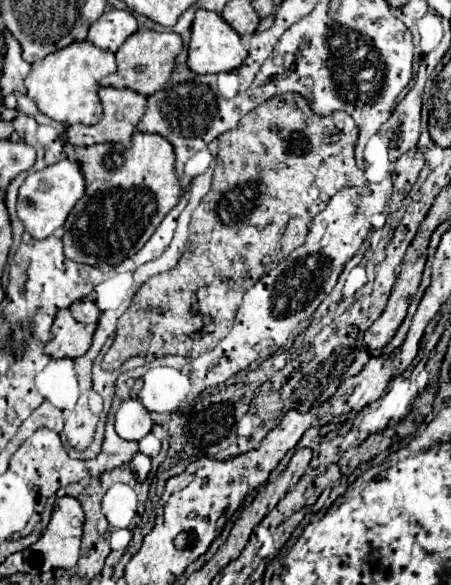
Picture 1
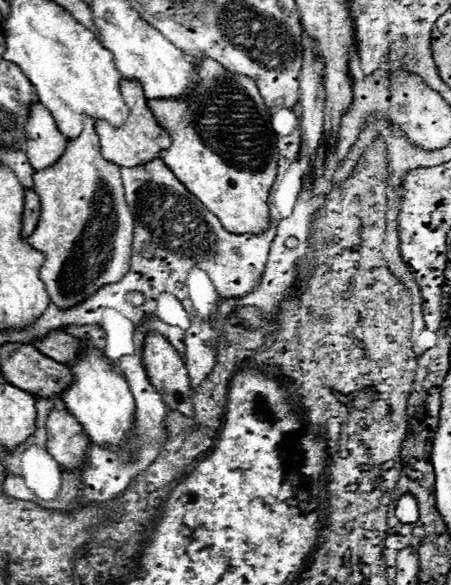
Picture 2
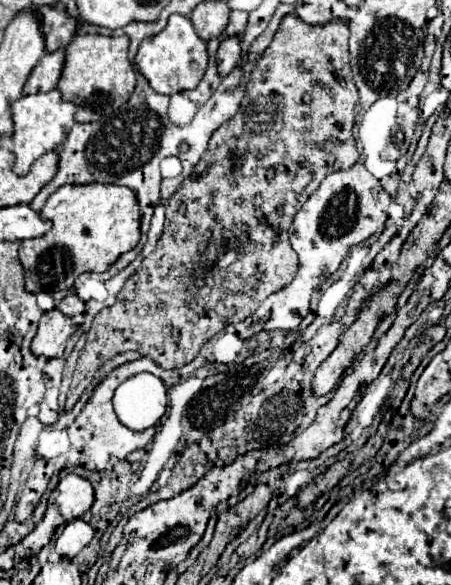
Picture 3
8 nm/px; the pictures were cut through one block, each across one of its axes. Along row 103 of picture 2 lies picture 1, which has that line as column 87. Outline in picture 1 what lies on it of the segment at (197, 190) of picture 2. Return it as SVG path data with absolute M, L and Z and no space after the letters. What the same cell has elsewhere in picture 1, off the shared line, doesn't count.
M136 132L132 136L130 148L120 148L118 144L96 144L90 148L82 148L64 142L64 152L70 160L78 160L82 164L82 172L86 176L86 196L80 198L72 214L68 214L68 220L64 224L64 236L62 236L64 254L74 262L82 262L90 266L120 264L128 256L136 254L150 240L158 224L178 204L182 196L182 186L174 172L176 154L172 150L172 144L166 138L160 138L160 134Z

